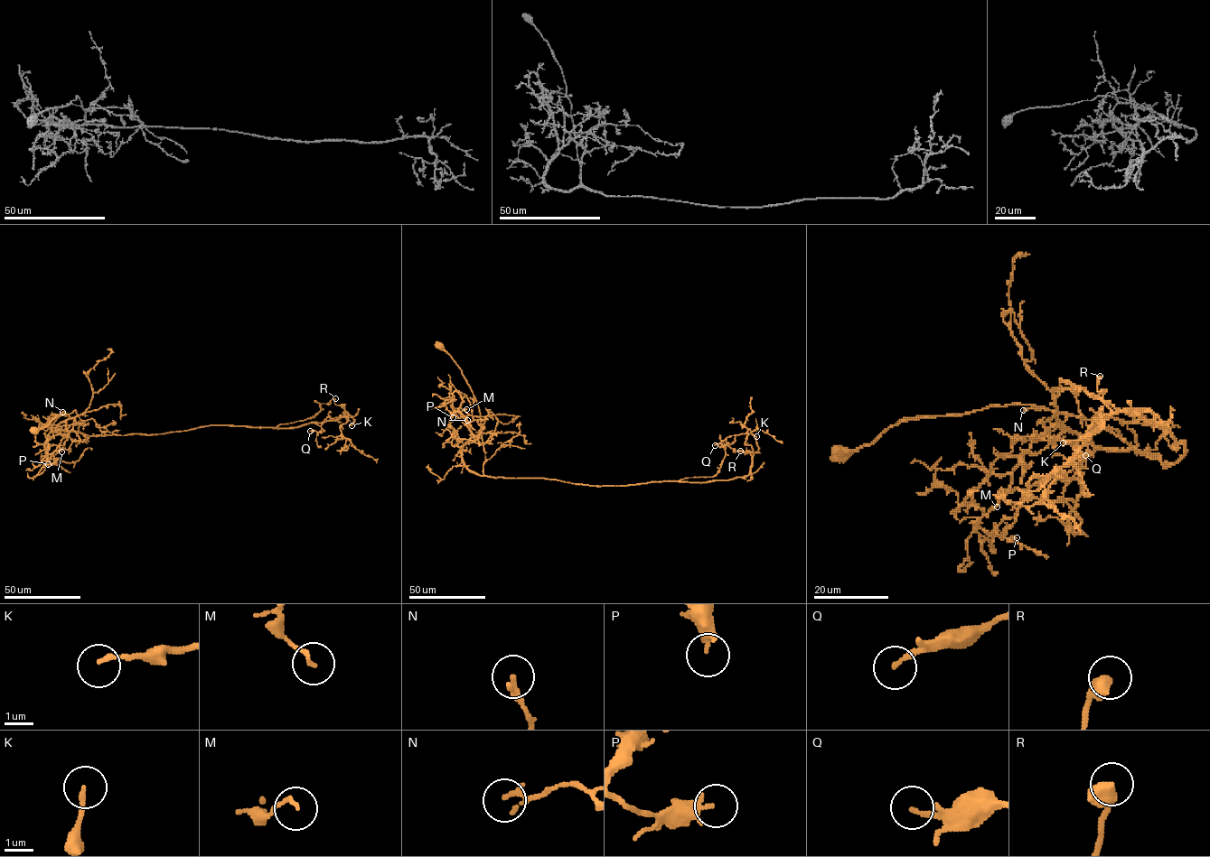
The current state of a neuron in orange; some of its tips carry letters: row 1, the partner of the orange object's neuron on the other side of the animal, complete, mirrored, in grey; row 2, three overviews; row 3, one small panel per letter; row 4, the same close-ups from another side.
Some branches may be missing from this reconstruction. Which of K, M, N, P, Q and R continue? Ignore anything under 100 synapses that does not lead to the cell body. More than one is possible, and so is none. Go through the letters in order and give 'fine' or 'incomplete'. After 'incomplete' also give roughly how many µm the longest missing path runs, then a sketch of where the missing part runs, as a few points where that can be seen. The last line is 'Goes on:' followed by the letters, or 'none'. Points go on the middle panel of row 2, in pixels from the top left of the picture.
K: fine
M: fine
N: fine
P: fine
Q: fine
R: fine
Goes on: none

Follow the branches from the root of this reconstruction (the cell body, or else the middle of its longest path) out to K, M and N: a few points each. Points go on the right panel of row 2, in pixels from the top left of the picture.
K: (841, 453), (902, 419), (1010, 404), (1097, 421), (1164, 467), (1185, 452), (1148, 412), (1106, 414), (1063, 442)
M: (841, 453), (902, 419), (1029, 404), (1097, 421), (1159, 458), (1098, 449), (1055, 423), (997, 507)
N: (841, 453), (902, 419), (1029, 404), (1097, 421), (1159, 458), (1098, 449), (1063, 414), (1023, 410)

